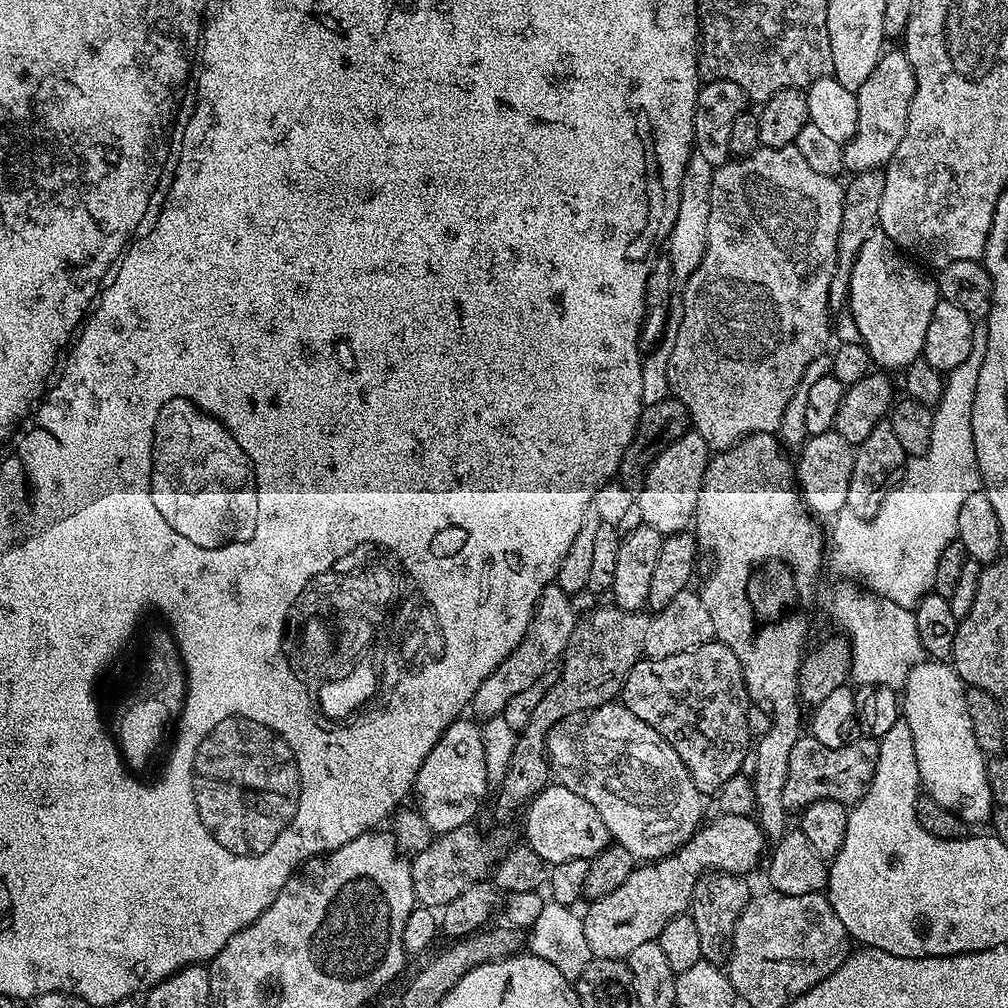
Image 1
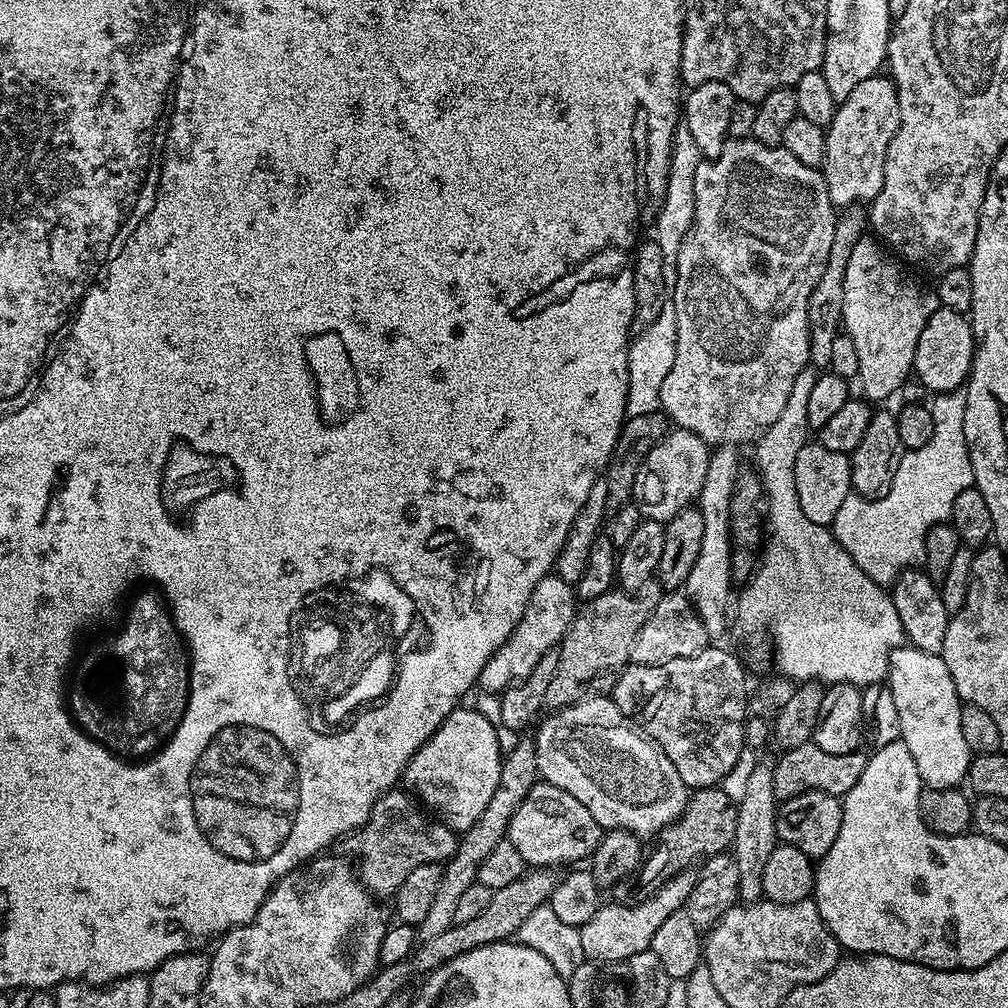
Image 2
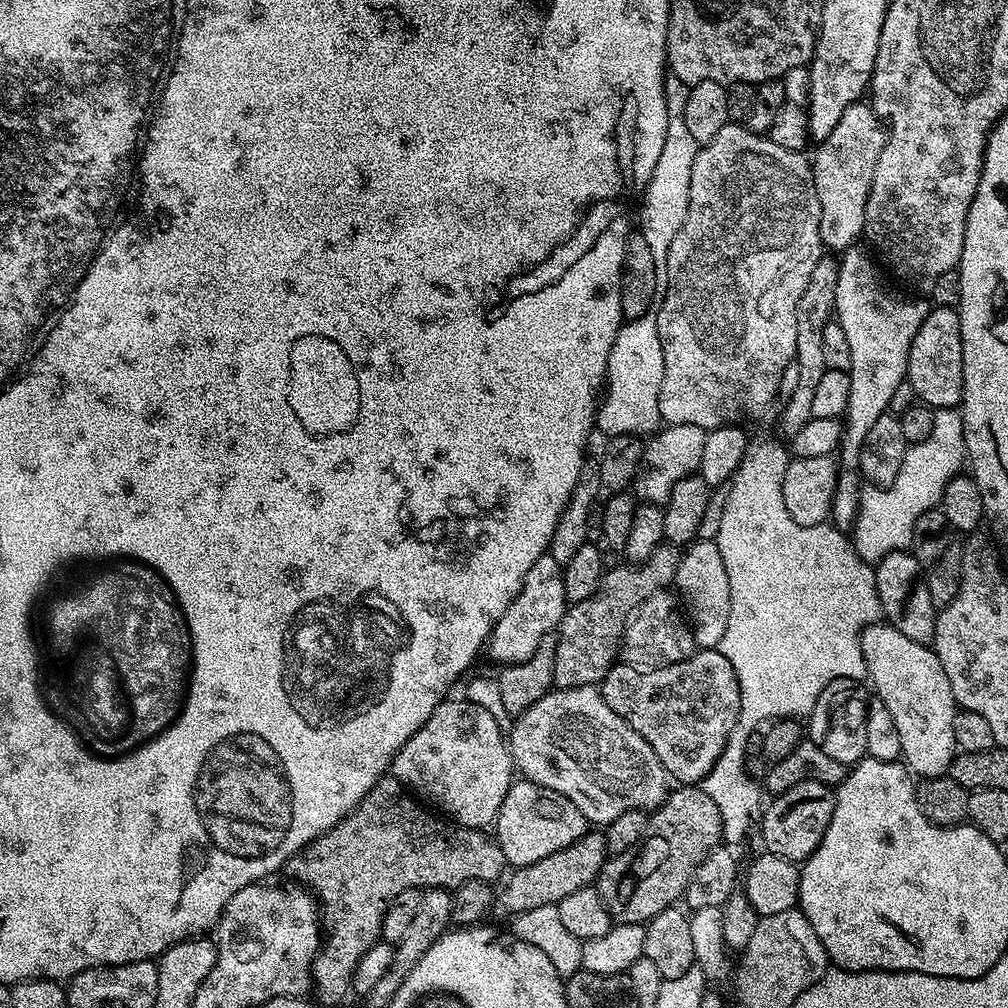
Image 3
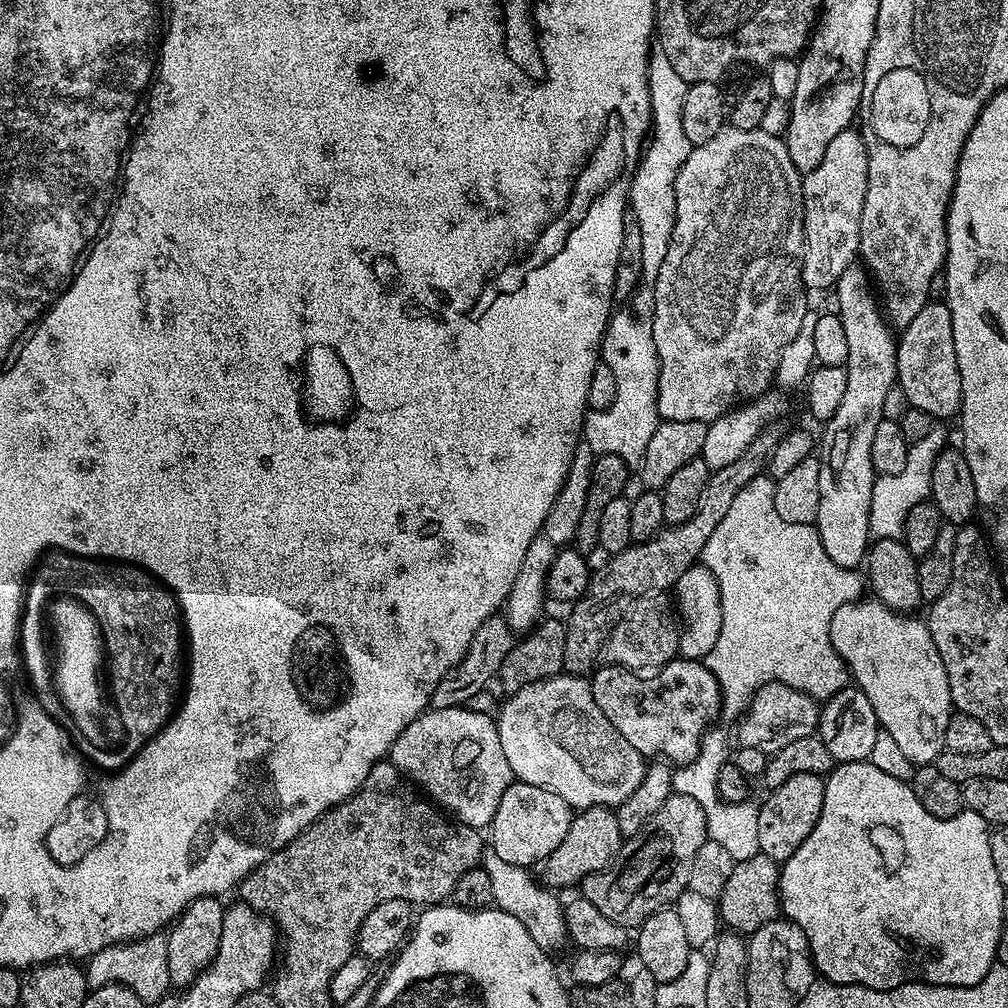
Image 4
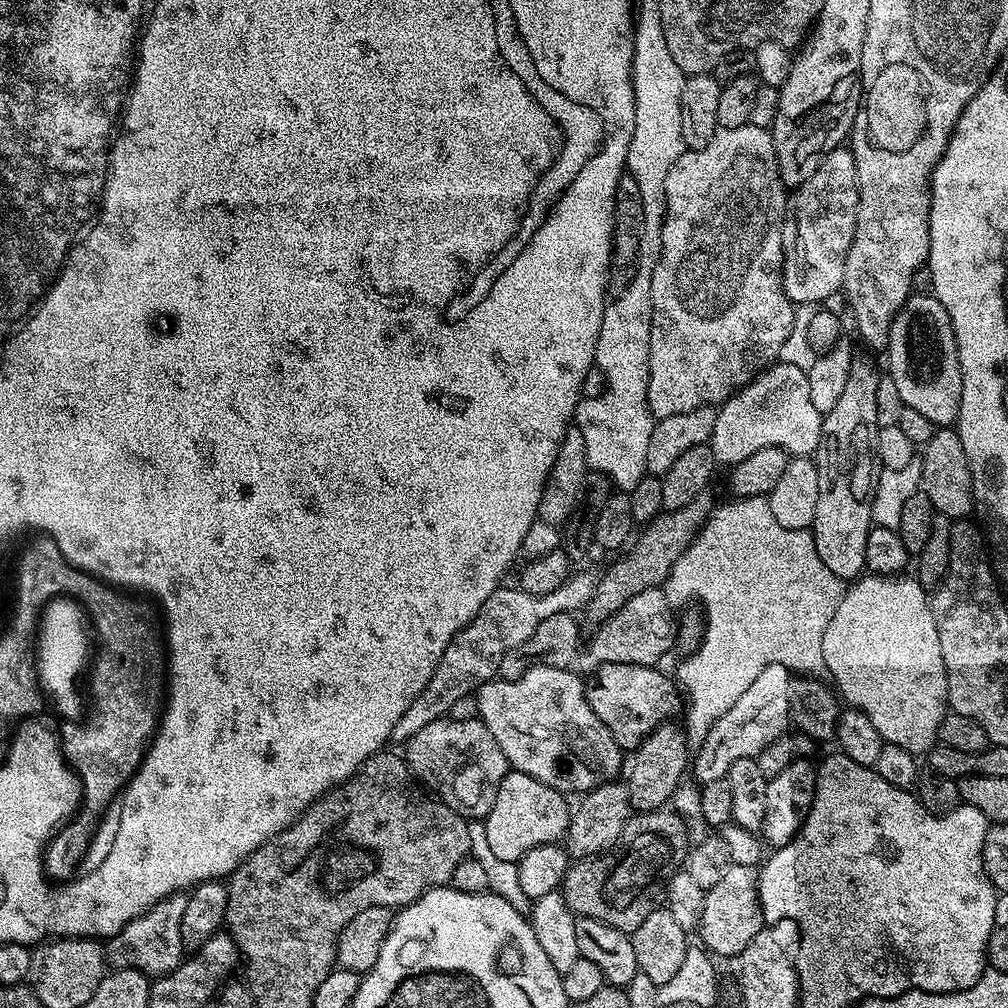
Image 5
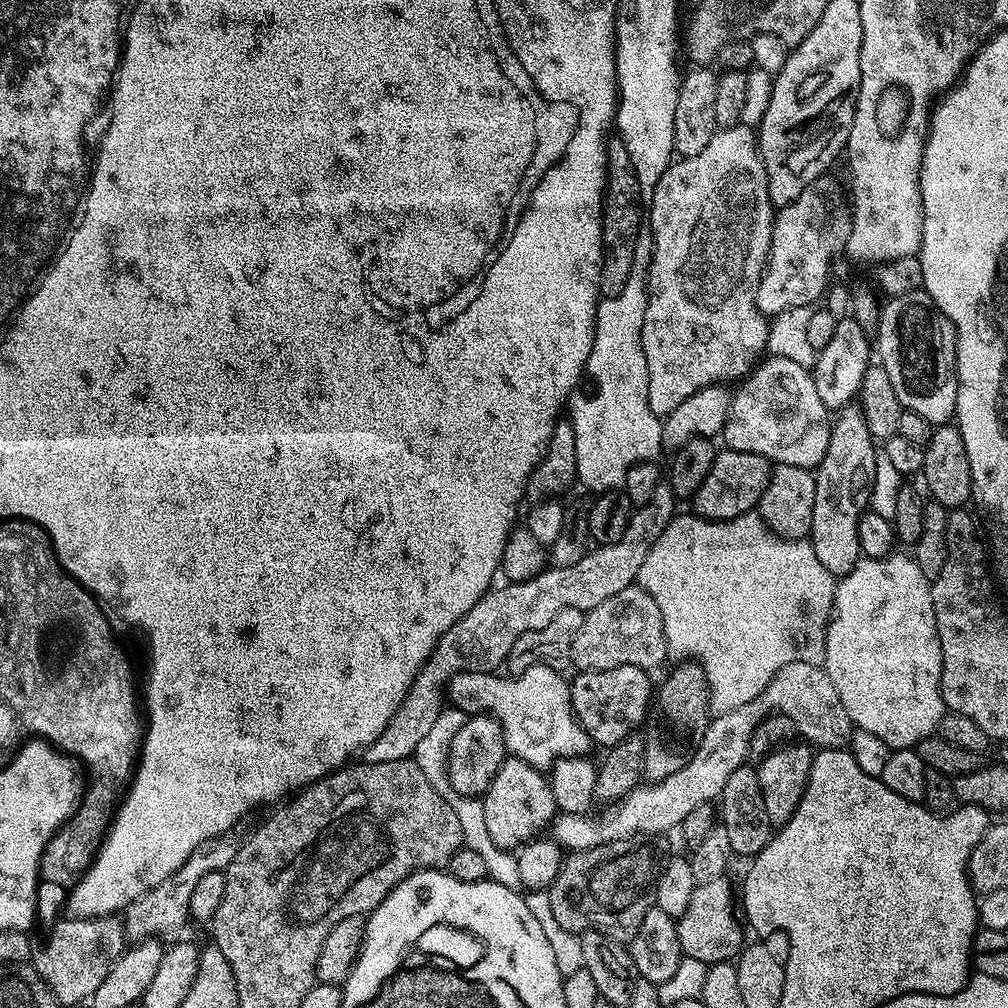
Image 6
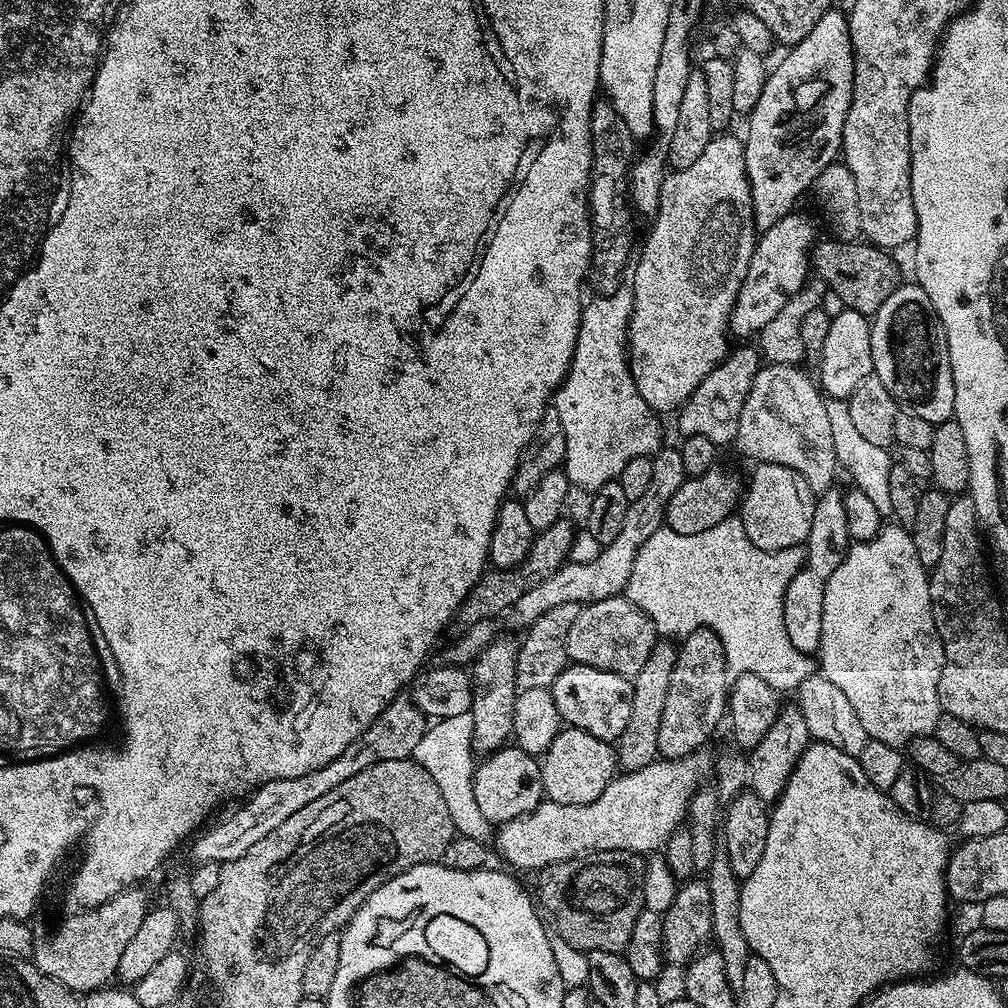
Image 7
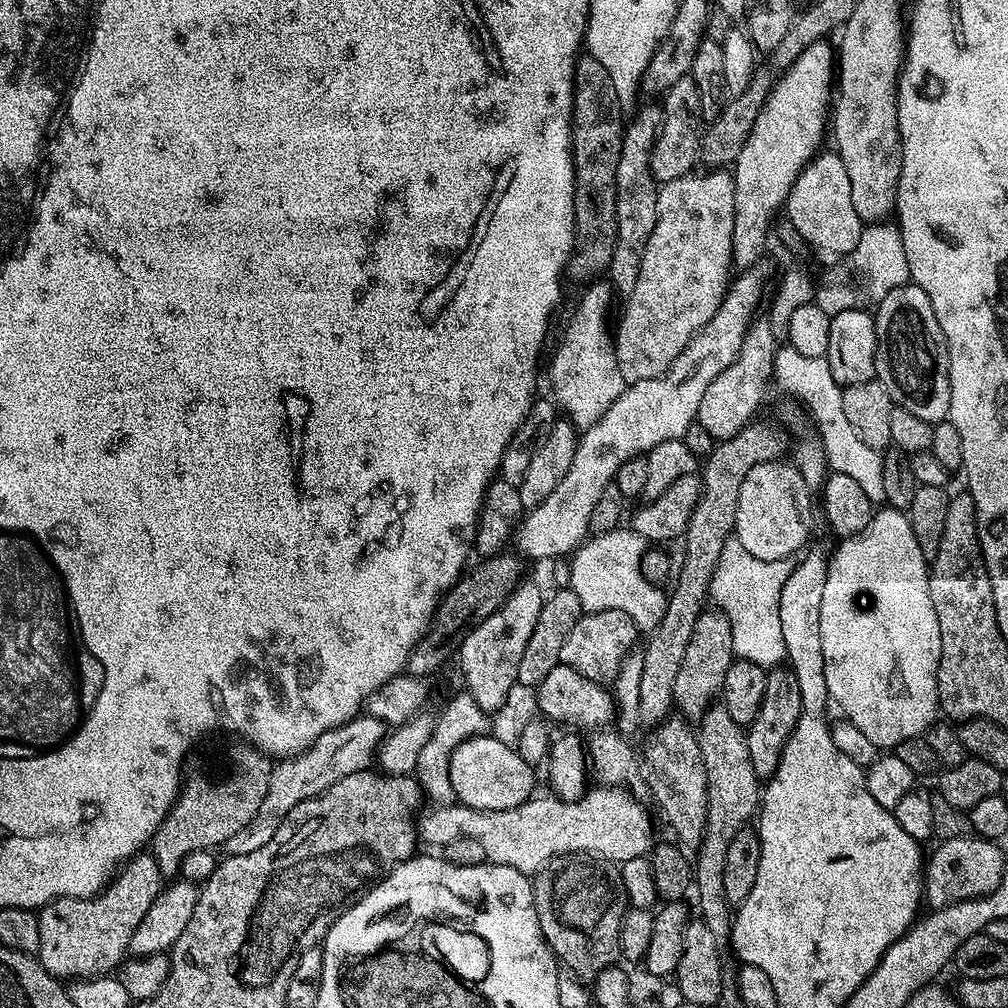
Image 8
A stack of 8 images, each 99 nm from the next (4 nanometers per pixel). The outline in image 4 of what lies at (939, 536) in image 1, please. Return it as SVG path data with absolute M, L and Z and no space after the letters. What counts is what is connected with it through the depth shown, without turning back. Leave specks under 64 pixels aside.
M934 426L926 438L909 444L906 454L906 467L893 476L882 476L874 482L874 498L870 498L870 533L877 540L898 540L903 537L906 514L918 506L918 502L929 499L932 494L934 462L949 443L948 436Z

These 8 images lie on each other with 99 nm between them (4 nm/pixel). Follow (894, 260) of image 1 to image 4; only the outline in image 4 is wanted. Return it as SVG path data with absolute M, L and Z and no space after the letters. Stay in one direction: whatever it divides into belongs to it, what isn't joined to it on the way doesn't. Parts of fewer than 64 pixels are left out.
M856 266L842 270L842 278L838 278L834 286L835 292L835 307L846 329L850 354L846 365L846 394L842 397L842 406L838 406L834 418L823 425L824 437L818 440L820 469L815 525L826 554L830 554L830 562L843 568L859 569L865 563L870 547L870 498L874 498L874 482L878 479L874 462L870 460L870 445L874 442L874 430L878 430L878 422L884 419L886 394L890 394L890 390L898 384L898 340L878 307L867 271Z

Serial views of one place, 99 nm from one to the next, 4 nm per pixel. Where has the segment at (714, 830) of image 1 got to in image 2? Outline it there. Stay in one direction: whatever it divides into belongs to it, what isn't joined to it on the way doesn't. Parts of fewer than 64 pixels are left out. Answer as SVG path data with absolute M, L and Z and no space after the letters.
M695 871L679 872L674 878L667 880L657 892L647 896L637 904L618 904L615 902L601 903L600 909L579 928L580 950L589 961L615 965L615 960L627 962L634 954L642 954L652 947L654 933L658 926L670 918L670 914L681 911L687 905L690 894L698 879Z

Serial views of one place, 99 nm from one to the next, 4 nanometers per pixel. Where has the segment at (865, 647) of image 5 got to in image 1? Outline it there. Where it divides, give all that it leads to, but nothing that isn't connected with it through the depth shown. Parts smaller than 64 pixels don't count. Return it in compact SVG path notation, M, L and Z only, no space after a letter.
M931 658L913 666L902 689L902 719L910 726L910 734L914 737L914 758L918 762L923 791L934 798L938 806L946 806L946 810L958 814L965 825L991 821L994 801L988 781L988 766L985 754L974 738L974 726L970 726L970 713L966 711L966 685L960 679L959 671L951 663Z

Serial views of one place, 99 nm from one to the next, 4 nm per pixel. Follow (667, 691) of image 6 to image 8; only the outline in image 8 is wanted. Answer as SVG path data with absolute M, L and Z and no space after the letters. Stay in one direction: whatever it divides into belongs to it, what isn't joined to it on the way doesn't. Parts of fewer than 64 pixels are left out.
M705 607L698 614L698 622L694 622L690 643L686 645L686 655L682 657L682 666L678 666L678 682L674 682L672 687L672 699L675 707L681 708L679 711L688 718L703 716L715 701L712 699L715 696L717 699L723 693L726 670L730 670L733 659L734 638L732 637L730 618L726 618L726 614L720 608Z

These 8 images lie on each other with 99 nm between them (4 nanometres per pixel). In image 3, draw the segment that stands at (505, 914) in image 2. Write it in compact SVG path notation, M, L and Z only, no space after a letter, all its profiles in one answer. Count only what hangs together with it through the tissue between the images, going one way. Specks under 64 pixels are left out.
M589 830L585 836L578 838L566 850L558 850L558 854L549 854L530 866L515 869L503 881L504 889L498 892L498 908L507 914L537 909L538 906L558 905L566 894L574 894L574 890L582 890L595 885L602 866L608 861L610 853L603 831Z

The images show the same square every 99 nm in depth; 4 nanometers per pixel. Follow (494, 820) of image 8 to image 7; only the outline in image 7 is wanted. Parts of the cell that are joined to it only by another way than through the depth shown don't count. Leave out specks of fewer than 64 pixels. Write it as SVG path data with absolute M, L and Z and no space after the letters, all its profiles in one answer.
M708 750L691 752L681 760L657 758L650 766L642 766L642 770L617 775L589 805L564 806L545 799L530 814L499 825L495 847L498 852L500 847L501 854L514 867L537 870L589 852L659 853L685 823L688 803L713 772L714 756Z

